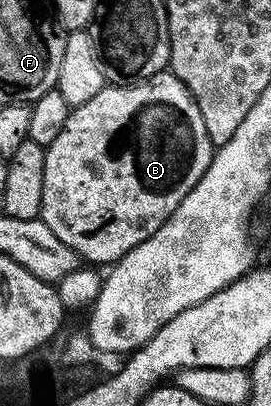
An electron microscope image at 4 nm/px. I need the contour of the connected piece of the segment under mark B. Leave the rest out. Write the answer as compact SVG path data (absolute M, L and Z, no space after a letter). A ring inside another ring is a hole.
M164 71L136 85L107 85L89 103L74 106L67 114L65 127L43 154L45 183L41 183L39 217L84 262L110 267L131 248L149 239L177 211L181 199L205 175L213 146L193 95L174 73Z

